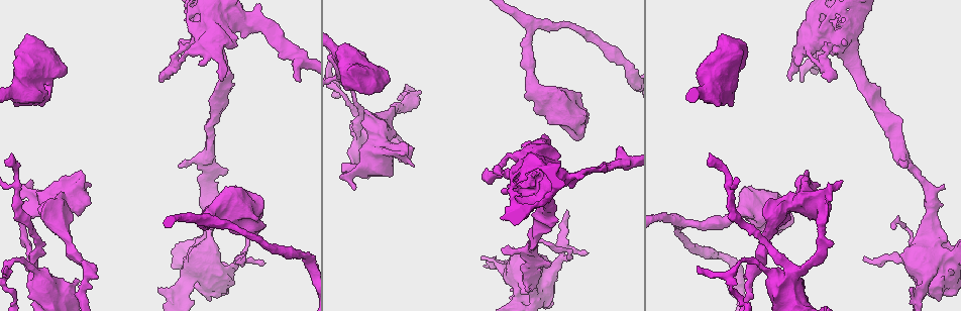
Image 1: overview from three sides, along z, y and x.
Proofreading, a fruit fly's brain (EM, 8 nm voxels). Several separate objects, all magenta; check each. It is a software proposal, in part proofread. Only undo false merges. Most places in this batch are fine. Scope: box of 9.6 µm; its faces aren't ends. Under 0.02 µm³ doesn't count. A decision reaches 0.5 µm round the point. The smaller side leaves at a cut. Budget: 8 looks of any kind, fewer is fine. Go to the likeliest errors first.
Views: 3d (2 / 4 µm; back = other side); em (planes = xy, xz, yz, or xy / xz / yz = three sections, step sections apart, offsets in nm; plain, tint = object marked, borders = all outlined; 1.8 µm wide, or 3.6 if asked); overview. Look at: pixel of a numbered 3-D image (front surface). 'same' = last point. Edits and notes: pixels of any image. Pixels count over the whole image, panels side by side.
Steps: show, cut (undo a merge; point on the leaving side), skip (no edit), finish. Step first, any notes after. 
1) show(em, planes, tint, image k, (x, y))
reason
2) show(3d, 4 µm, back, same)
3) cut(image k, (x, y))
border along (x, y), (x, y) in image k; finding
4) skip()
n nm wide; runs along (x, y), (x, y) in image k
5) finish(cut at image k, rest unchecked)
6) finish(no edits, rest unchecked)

show(em, planes, tint, image 1, (560, 259))
branch point

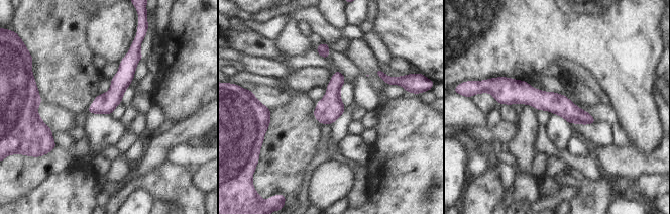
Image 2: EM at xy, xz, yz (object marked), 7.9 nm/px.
skip()
runs along (497, 94), (551, 101), (592, 121) in image 2; one neuron here

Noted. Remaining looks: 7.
show(3d, 4 µm, image 1, (565, 180))
small branch off a trunk

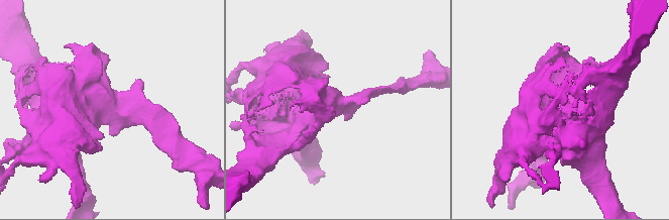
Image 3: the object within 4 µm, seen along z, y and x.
show(em, planes, tint, image 3, (340, 106))

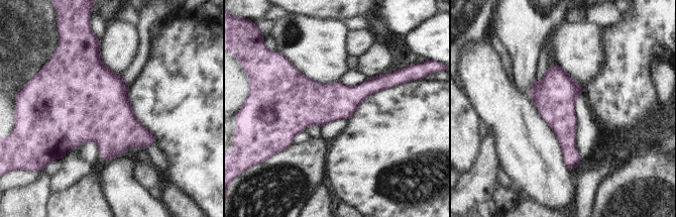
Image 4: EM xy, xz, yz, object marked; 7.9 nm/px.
skip()
one neuron here

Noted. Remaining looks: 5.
show(em, xy, step 16, tint, image 1, (363, 136))
thick turns thin

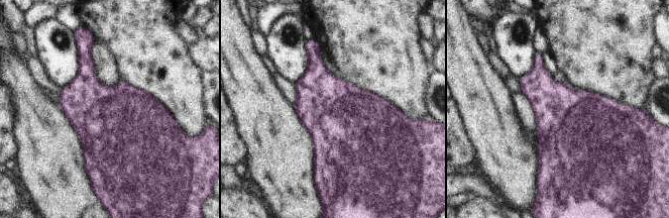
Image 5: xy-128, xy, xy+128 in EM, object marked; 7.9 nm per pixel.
show(em, planes, tint, same)

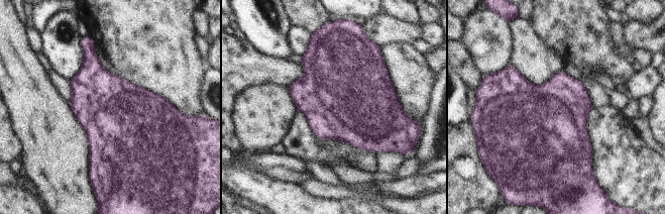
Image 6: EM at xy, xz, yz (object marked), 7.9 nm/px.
skip()
continuous, no second neuron

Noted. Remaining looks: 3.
show(em, yz, step 8, tint, image 1, (374, 164))
calibre changes

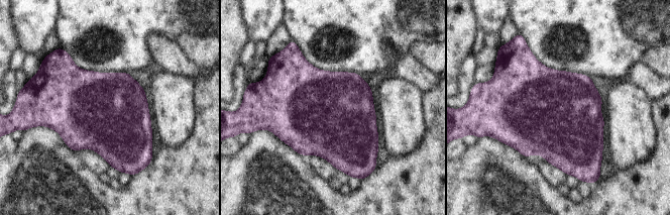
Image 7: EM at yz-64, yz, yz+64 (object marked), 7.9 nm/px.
skip()
continuous, no second neuron

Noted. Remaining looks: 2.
finish(no edits, rest unchecked)

